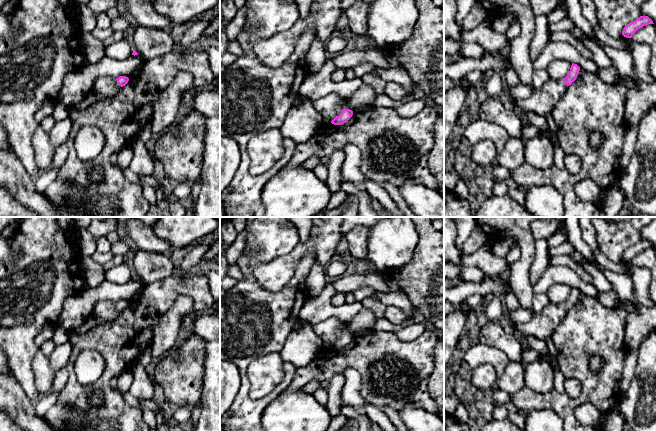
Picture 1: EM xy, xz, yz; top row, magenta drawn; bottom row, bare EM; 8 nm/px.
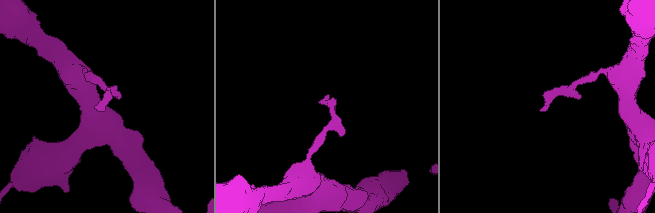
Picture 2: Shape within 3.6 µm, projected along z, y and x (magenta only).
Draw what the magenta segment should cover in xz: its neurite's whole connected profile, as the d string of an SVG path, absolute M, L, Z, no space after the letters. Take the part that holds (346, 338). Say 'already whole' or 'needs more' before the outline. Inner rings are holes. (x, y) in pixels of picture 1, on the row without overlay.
needs more | M329 318L323 322L312 325L312 329L326 345L329 345L334 349L342 349L353 339L352 334L341 332L343 324L344 323L337 318Z

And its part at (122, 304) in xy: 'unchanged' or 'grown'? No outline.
grown

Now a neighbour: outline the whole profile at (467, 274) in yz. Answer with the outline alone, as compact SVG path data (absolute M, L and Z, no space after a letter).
M461 267L458 277L461 282L475 282L480 283L484 281L486 275L476 267Z

